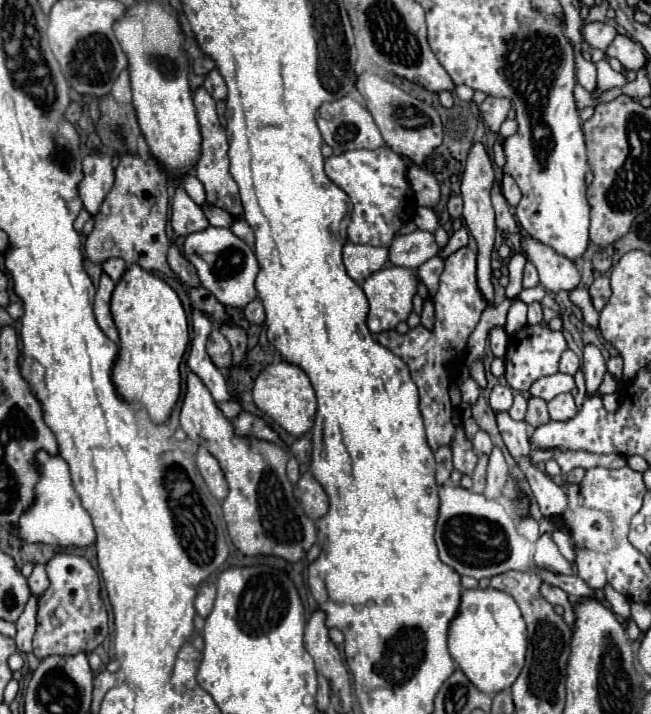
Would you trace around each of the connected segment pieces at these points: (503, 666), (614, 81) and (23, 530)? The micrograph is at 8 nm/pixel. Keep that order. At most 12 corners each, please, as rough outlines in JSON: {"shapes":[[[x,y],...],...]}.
{"shapes":[[[468,589],[448,649],[494,695],[526,657],[526,623],[498,589]],[[598,61],[598,89],[606,89],[626,85],[626,77],[614,71],[608,61]],[[36,453],[40,481],[14,535],[88,547],[92,517],[60,455]]]}

